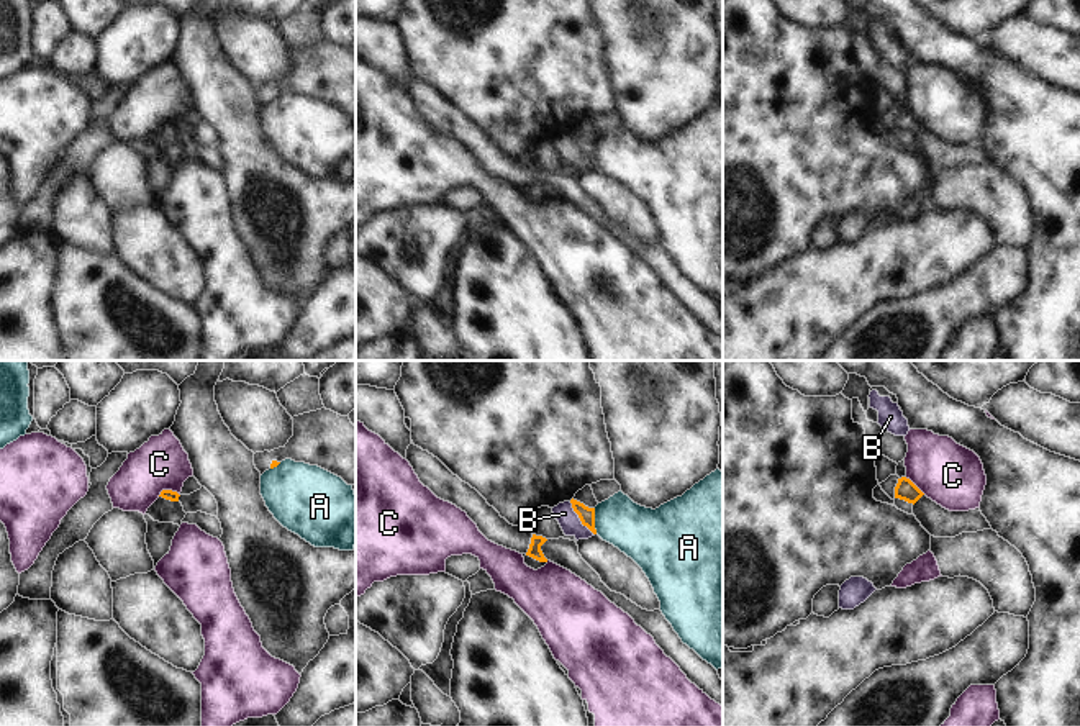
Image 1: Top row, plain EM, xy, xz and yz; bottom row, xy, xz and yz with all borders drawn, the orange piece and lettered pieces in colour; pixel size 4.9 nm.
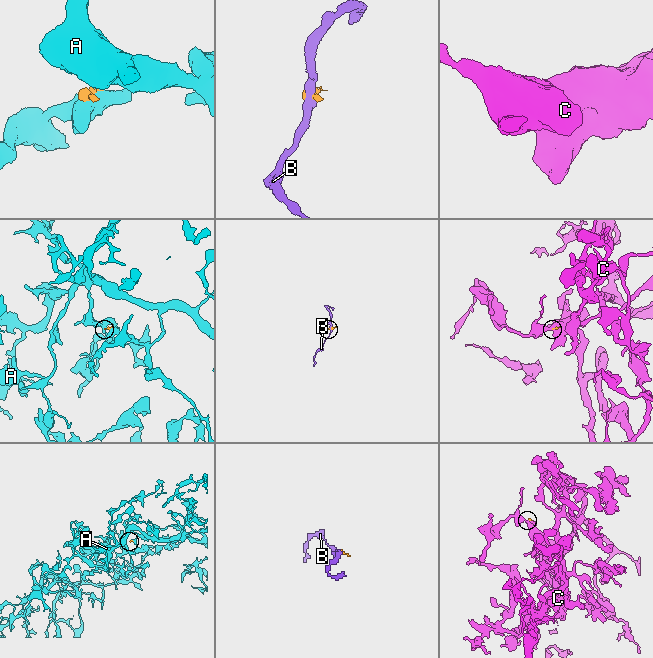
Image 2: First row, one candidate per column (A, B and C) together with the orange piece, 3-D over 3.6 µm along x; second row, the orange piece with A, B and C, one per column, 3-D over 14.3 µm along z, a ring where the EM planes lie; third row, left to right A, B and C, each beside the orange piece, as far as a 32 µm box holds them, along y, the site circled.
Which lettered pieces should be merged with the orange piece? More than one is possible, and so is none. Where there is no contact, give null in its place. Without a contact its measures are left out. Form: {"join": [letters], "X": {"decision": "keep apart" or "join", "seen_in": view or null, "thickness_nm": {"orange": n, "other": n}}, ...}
{"join": [], "A": {"decision": "keep apart", "seen_in": "xz", "thickness_nm": {"orange": 80, "other": 260}}, "B": {"decision": "keep apart", "seen_in": "xz", "thickness_nm": {"orange": 80, "other": 100}}, "C": {"decision": "keep apart", "seen_in": "xy", "thickness_nm": {"orange": 50, "other": 260}}}

